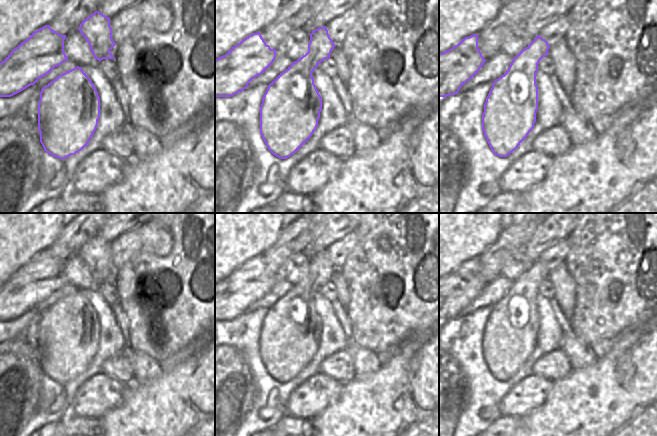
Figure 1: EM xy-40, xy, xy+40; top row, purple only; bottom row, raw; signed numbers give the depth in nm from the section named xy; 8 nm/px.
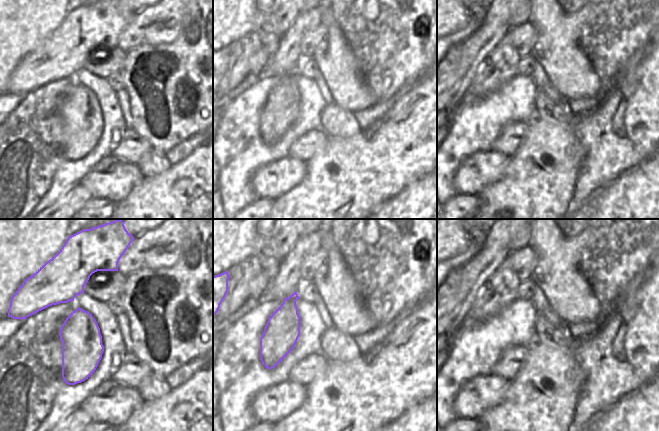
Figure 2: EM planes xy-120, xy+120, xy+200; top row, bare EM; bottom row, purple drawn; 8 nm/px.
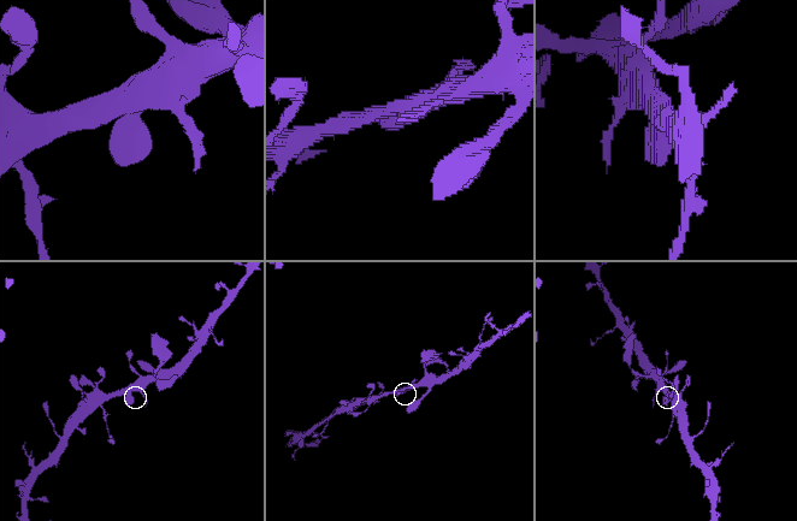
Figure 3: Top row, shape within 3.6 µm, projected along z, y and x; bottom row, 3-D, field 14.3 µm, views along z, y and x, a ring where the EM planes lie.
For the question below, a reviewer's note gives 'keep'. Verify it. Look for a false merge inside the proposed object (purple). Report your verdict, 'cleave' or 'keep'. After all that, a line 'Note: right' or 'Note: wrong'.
keep
Note: right

